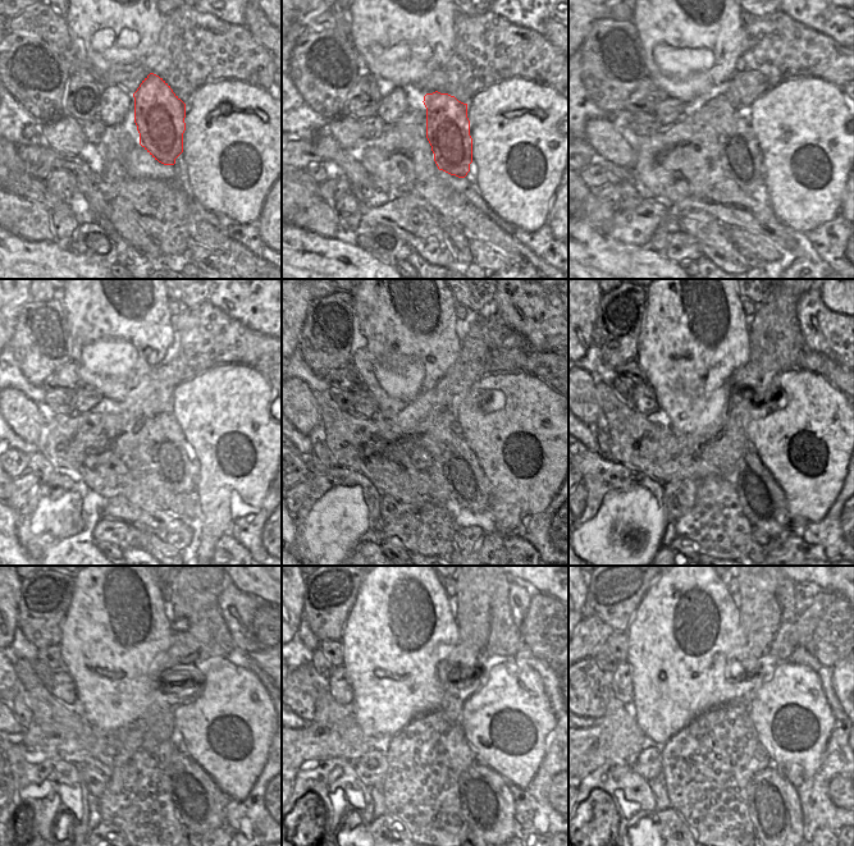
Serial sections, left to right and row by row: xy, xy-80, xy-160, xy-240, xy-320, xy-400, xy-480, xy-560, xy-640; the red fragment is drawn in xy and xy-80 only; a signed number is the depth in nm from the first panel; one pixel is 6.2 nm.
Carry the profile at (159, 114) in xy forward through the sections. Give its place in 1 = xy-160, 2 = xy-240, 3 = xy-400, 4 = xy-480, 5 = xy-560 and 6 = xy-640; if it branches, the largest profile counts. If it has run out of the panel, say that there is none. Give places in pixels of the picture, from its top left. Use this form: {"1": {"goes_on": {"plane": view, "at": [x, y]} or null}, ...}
{"1": {"goes_on": {"plane": "xy-160", "at": [736, 149]}}, "2": {"goes_on": {"plane": "xy-240", "at": [173, 462]}}, "3": {"goes_on": {"plane": "xy-400", "at": [762, 501]}}, "4": {"goes_on": {"plane": "xy-480", "at": [200, 805]}}, "5": {"goes_on": {"plane": "xy-560", "at": [487, 803]}}, "6": {"goes_on": {"plane": "xy-640", "at": [775, 810]}}}

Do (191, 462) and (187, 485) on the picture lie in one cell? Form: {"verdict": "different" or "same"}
{"verdict": "same"}

